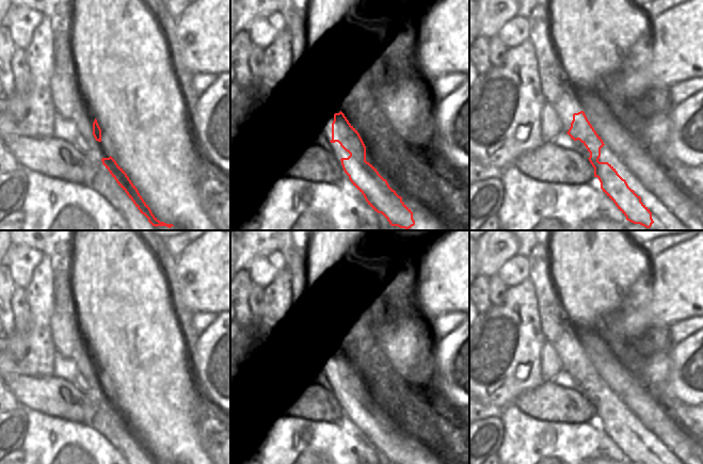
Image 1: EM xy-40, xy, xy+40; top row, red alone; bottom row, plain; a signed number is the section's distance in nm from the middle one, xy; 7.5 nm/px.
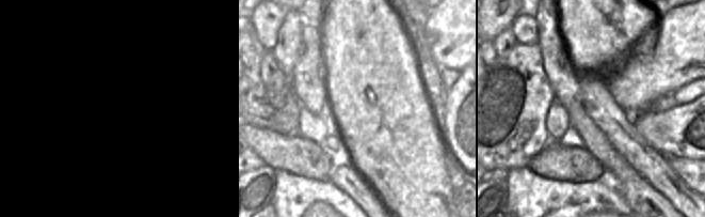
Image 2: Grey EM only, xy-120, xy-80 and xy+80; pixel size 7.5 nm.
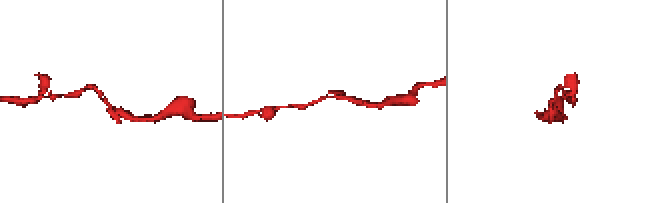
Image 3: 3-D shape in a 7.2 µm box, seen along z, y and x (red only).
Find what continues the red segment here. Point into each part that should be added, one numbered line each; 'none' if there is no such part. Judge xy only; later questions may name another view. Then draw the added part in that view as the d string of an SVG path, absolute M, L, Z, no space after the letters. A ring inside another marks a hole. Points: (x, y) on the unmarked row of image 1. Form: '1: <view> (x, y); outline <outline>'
none

